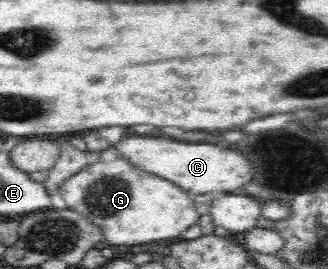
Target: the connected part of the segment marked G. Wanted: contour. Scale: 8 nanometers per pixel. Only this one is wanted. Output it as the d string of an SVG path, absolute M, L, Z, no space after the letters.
M123 159L110 163L95 163L67 179L61 186L61 198L68 209L87 218L101 229L103 243L115 245L141 245L161 239L180 240L199 215L193 196L173 186L168 180L138 171Z

